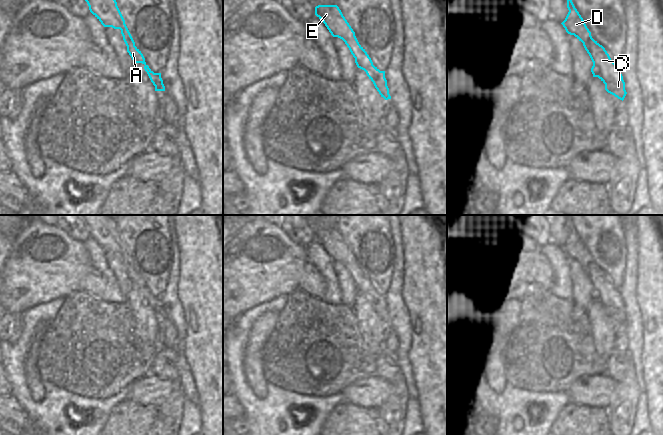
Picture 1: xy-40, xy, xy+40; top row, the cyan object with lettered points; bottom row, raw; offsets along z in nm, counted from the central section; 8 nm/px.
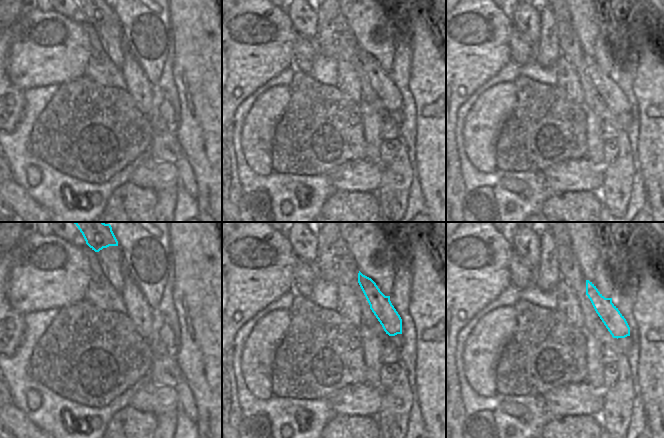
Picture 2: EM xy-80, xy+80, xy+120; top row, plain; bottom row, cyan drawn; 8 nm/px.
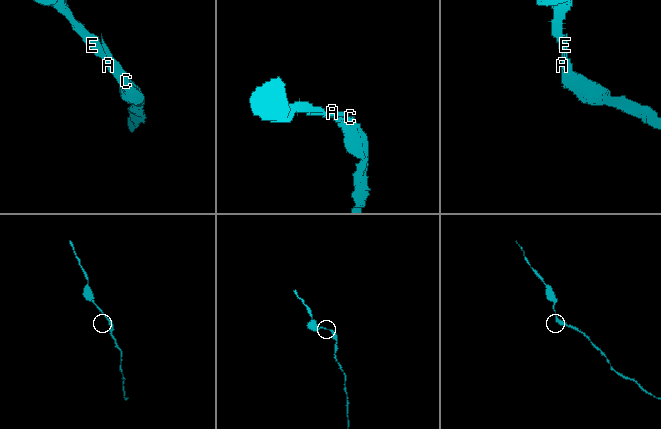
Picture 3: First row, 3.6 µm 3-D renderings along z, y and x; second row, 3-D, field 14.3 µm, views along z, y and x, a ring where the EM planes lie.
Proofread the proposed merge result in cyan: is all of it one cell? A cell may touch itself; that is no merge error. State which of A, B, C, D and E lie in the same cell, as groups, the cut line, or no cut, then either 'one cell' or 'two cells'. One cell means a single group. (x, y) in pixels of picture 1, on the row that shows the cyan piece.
A B C D E | no cut | one cell

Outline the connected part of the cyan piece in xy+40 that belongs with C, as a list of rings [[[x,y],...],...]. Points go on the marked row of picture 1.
[[[567,0],[567,8],[569,12],[561,24],[568,34],[574,35],[583,43],[593,62],[591,68],[593,77],[598,77],[605,84],[605,90],[608,93],[623,101],[627,92],[619,65],[616,65],[605,48],[592,38],[591,32],[572,0]]]

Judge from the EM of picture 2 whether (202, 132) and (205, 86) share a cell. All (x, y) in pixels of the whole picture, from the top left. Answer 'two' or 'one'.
one

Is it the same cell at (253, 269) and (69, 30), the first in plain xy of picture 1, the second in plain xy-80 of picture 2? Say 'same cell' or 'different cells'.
same cell

